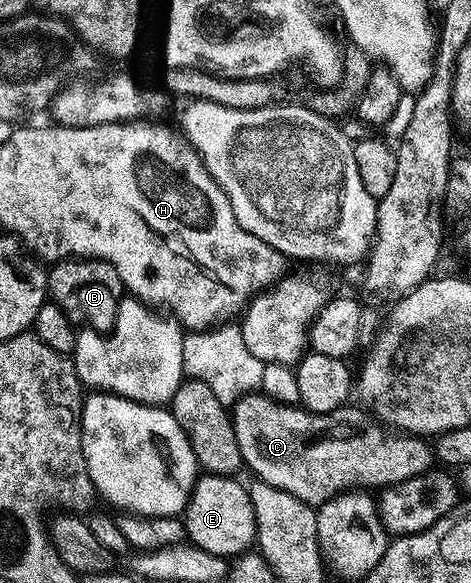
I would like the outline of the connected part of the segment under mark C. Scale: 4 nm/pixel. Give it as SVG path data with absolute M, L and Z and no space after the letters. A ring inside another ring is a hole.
M252 392L237 399L229 413L233 432L237 432L237 448L241 448L244 467L248 471L251 469L258 481L318 508L331 498L356 488L390 488L432 469L433 450L426 437L389 432L382 421L376 420L366 409L363 410L348 404L328 414L314 414L311 410L303 409L302 405L286 406L284 402L273 400L267 394Z

